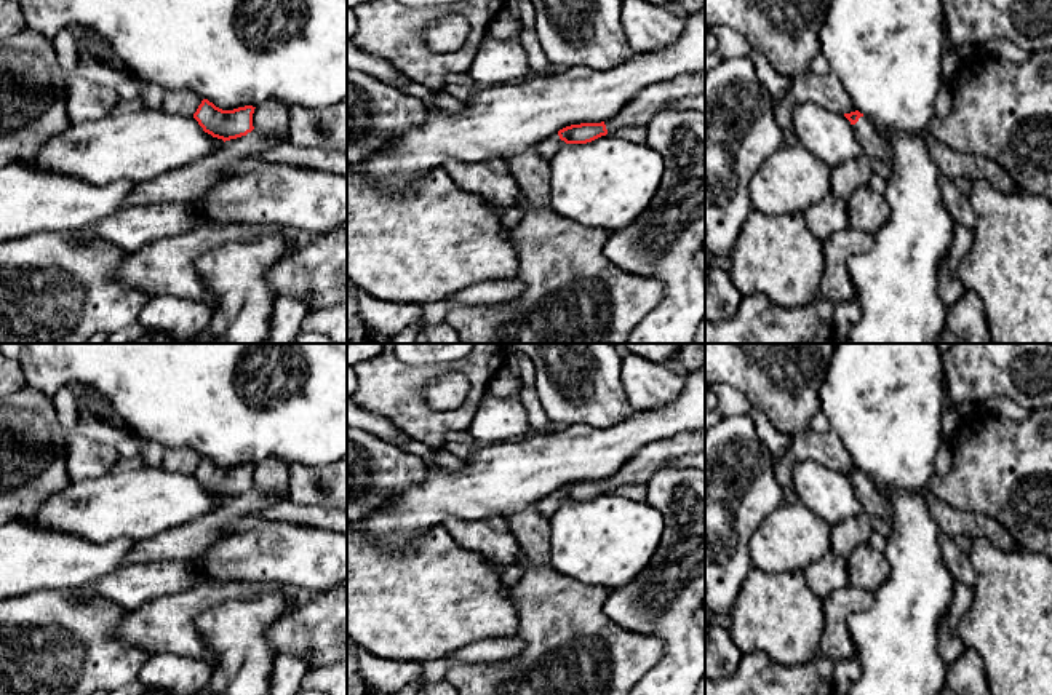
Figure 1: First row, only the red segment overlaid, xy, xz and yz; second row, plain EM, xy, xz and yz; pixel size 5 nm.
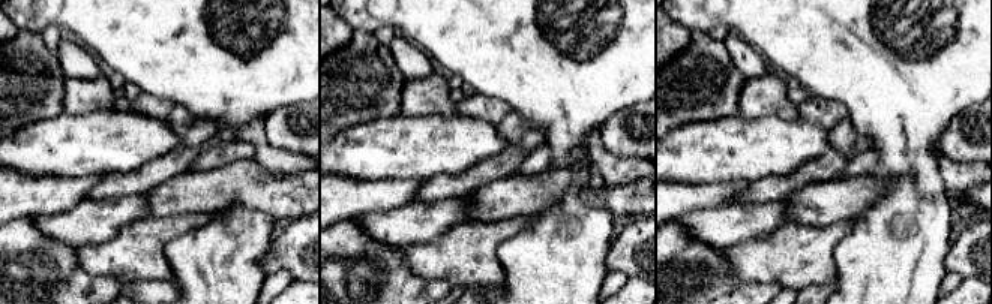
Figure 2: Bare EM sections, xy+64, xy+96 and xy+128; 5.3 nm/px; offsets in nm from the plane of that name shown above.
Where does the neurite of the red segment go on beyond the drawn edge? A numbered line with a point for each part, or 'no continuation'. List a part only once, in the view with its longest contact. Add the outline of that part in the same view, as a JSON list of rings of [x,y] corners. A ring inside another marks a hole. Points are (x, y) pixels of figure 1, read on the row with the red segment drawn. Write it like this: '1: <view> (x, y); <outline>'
1: xz (550, 146); [[[558,133],[547,137],[545,141],[542,141],[539,145],[537,145],[537,152],[542,158],[545,160],[552,160],[553,155],[563,147],[566,145],[564,141],[560,139]]]

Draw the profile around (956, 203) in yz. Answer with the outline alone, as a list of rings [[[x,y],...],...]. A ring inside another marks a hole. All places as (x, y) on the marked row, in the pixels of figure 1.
[[[942,174],[938,177],[938,187],[945,208],[953,219],[966,228],[974,230],[975,212],[969,203],[969,197],[956,187],[953,179]]]

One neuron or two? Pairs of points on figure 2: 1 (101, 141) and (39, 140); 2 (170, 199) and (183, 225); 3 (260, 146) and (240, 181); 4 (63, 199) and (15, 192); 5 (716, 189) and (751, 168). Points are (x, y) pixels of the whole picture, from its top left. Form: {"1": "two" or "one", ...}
{"1": "one", "2": "two", "3": "two", "4": "one", "5": "two"}

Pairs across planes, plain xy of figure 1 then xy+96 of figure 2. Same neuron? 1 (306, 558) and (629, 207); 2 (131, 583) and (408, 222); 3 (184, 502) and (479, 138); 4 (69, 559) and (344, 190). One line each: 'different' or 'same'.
1: same
2: same
3: same
4: same

